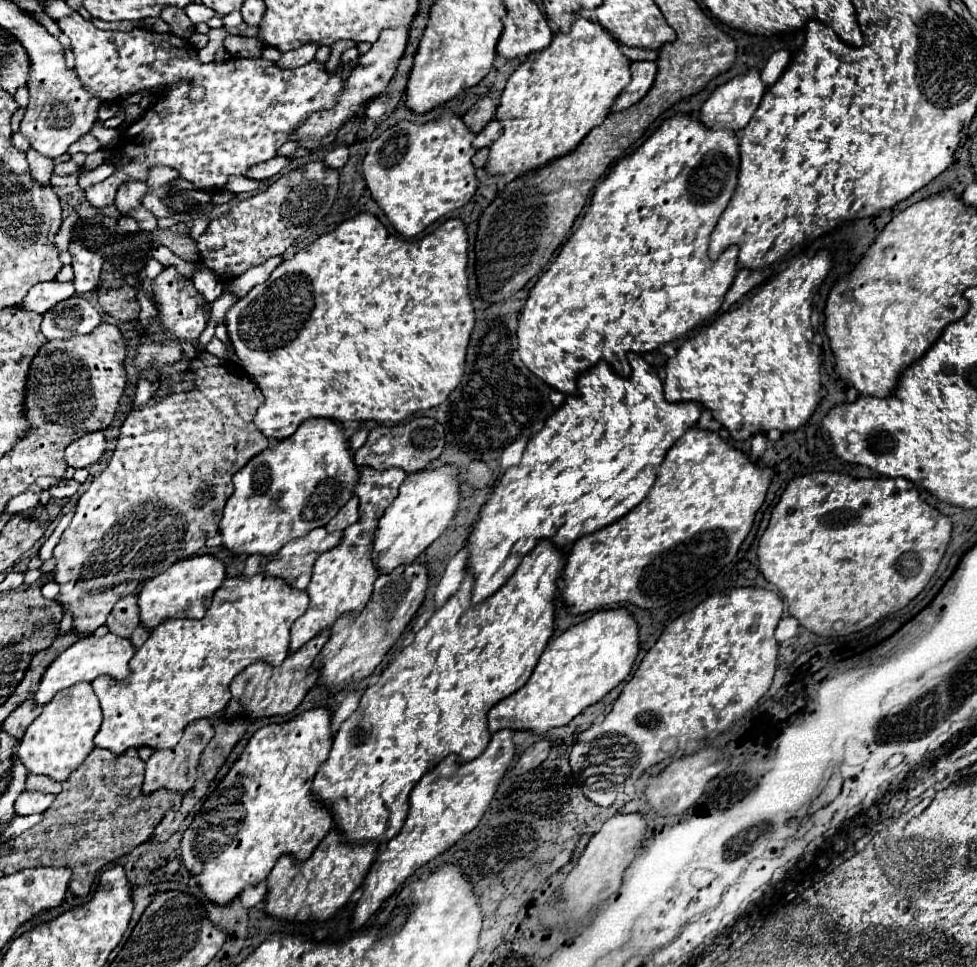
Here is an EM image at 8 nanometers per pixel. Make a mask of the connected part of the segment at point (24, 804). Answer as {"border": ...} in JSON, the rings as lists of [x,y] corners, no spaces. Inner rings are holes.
{"border":[[[22,793],[16,803],[14,803],[14,811],[16,815],[32,815],[32,813],[44,813],[52,801],[56,799],[56,795],[52,793]]]}

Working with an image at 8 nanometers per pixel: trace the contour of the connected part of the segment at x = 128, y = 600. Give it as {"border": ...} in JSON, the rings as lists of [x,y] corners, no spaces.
{"border":[[[126,595],[124,599],[120,599],[114,605],[114,611],[108,615],[108,629],[120,637],[130,637],[130,633],[136,629],[136,625],[140,623],[138,617],[138,605],[136,605],[136,597],[134,595]]]}

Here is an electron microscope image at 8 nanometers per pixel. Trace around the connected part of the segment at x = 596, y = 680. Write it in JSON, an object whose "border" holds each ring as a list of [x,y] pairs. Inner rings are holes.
{"border":[[[618,607],[618,609],[600,609],[586,621],[566,629],[562,635],[554,637],[548,647],[544,649],[544,655],[540,657],[532,677],[528,683],[512,693],[510,697],[502,699],[496,703],[490,713],[488,713],[488,729],[492,733],[508,727],[508,729],[530,729],[534,733],[546,733],[552,727],[566,725],[572,721],[578,713],[582,713],[588,705],[600,701],[608,691],[612,691],[620,681],[628,677],[632,671],[632,665],[638,657],[638,623],[636,619],[628,613],[628,609]]]}

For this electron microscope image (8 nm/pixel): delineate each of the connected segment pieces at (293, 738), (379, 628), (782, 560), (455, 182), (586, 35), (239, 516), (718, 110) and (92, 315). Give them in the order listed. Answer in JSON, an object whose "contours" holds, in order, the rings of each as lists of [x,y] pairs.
{"contours":[[[[314,707],[298,713],[292,721],[264,725],[250,737],[240,757],[208,795],[202,809],[194,815],[192,825],[182,835],[182,861],[186,869],[196,875],[210,901],[226,905],[246,885],[260,883],[270,875],[282,853],[290,853],[304,861],[332,829],[334,819],[330,811],[312,795],[312,779],[328,757],[332,737],[332,715],[328,707]]],[[[412,561],[410,565],[398,565],[396,571],[380,575],[374,583],[374,593],[366,607],[358,613],[344,613],[332,625],[330,641],[324,645],[318,667],[320,667],[320,683],[332,685],[334,689],[342,689],[352,681],[360,681],[368,677],[376,665],[380,665],[386,651],[394,645],[394,641],[402,635],[420,603],[424,601],[428,587],[428,565]]],[[[816,472],[802,477],[796,477],[788,483],[786,491],[782,493],[778,505],[772,511],[770,517],[770,525],[764,531],[764,535],[760,537],[758,543],[758,569],[764,575],[764,579],[772,585],[778,587],[780,595],[788,601],[788,613],[792,617],[798,619],[798,623],[822,637],[836,637],[836,635],[850,635],[854,631],[862,631],[866,627],[870,627],[872,623],[876,623],[880,617],[886,617],[890,613],[896,613],[900,609],[904,609],[930,581],[930,577],[934,575],[934,571],[938,569],[944,551],[950,543],[950,533],[952,533],[952,523],[950,517],[942,515],[940,511],[936,511],[934,507],[930,507],[928,503],[920,503],[918,499],[918,489],[914,483],[910,483],[908,479],[854,479],[848,475],[836,472]]],[[[446,111],[428,123],[402,119],[372,141],[362,163],[364,179],[374,201],[382,207],[398,233],[416,237],[438,217],[470,201],[478,187],[470,161],[476,153],[472,147],[474,137],[476,133],[470,133],[460,115]]],[[[576,15],[572,31],[556,31],[550,47],[530,53],[510,75],[496,111],[504,133],[492,143],[486,169],[522,175],[570,153],[584,139],[584,133],[610,113],[616,95],[630,83],[630,63],[610,31]]],[[[306,419],[300,423],[294,435],[278,441],[274,447],[254,455],[246,467],[234,473],[232,485],[234,493],[228,497],[220,521],[222,545],[228,547],[234,555],[264,555],[272,557],[282,549],[290,539],[306,535],[310,529],[324,527],[346,501],[352,497],[354,487],[358,483],[360,469],[350,459],[348,439],[342,423],[332,419]]],[[[758,69],[738,75],[724,85],[718,85],[700,109],[700,119],[710,127],[740,131],[756,113],[766,83],[760,79]]],[[[74,295],[44,313],[42,333],[46,339],[68,339],[74,335],[86,335],[100,323],[100,319],[100,313],[88,299]]]]}

